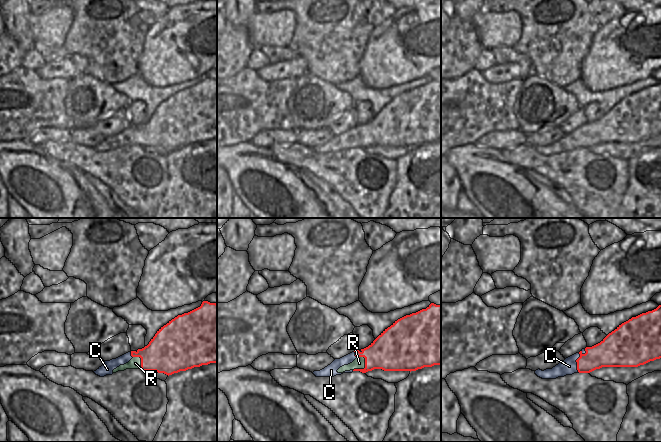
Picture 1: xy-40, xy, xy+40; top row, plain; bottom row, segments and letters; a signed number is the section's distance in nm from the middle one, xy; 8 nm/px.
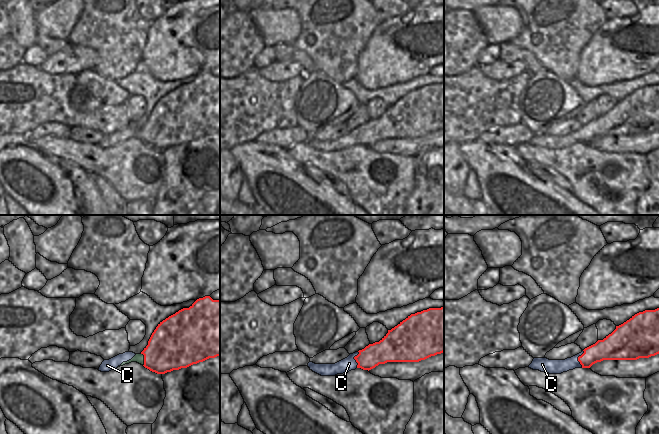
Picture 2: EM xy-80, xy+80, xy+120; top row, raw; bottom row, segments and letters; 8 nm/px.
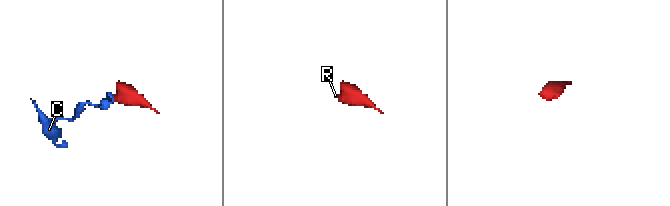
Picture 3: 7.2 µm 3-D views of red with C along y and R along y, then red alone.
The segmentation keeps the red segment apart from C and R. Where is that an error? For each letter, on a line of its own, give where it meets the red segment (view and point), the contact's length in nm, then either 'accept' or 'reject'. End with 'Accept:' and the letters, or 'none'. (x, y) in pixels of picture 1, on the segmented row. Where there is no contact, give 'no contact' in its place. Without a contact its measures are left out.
C: meets red in xy+40 at (577, 359); contact 200 nm long; reject
R: meets red in xy at (365, 367); contact 150 nm long; reject
Accept: none

